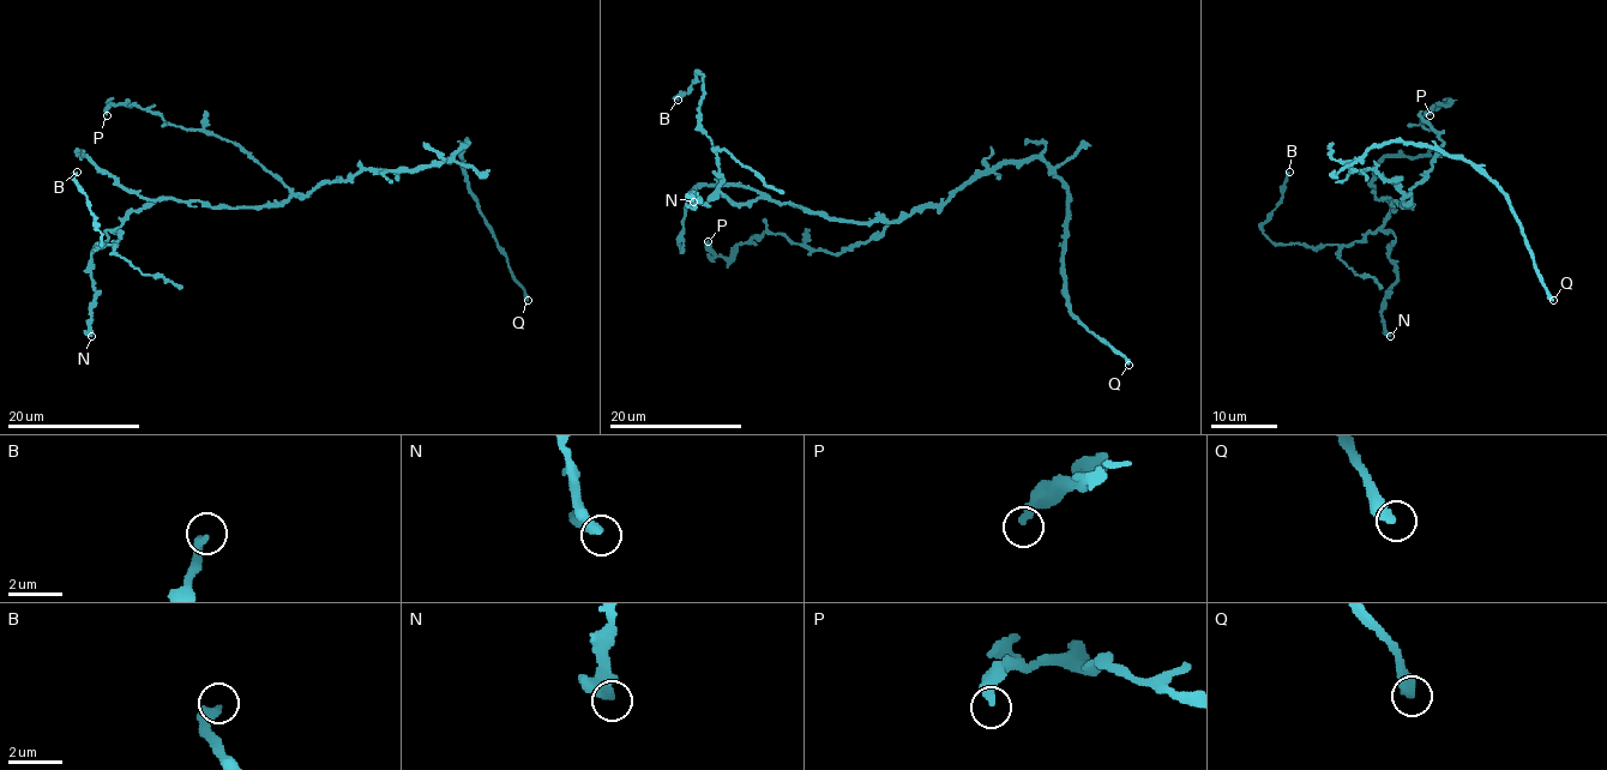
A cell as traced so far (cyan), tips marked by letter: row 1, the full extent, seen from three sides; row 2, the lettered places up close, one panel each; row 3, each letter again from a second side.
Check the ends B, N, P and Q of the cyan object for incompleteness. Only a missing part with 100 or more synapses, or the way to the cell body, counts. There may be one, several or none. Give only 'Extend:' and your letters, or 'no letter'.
Extend: Q

